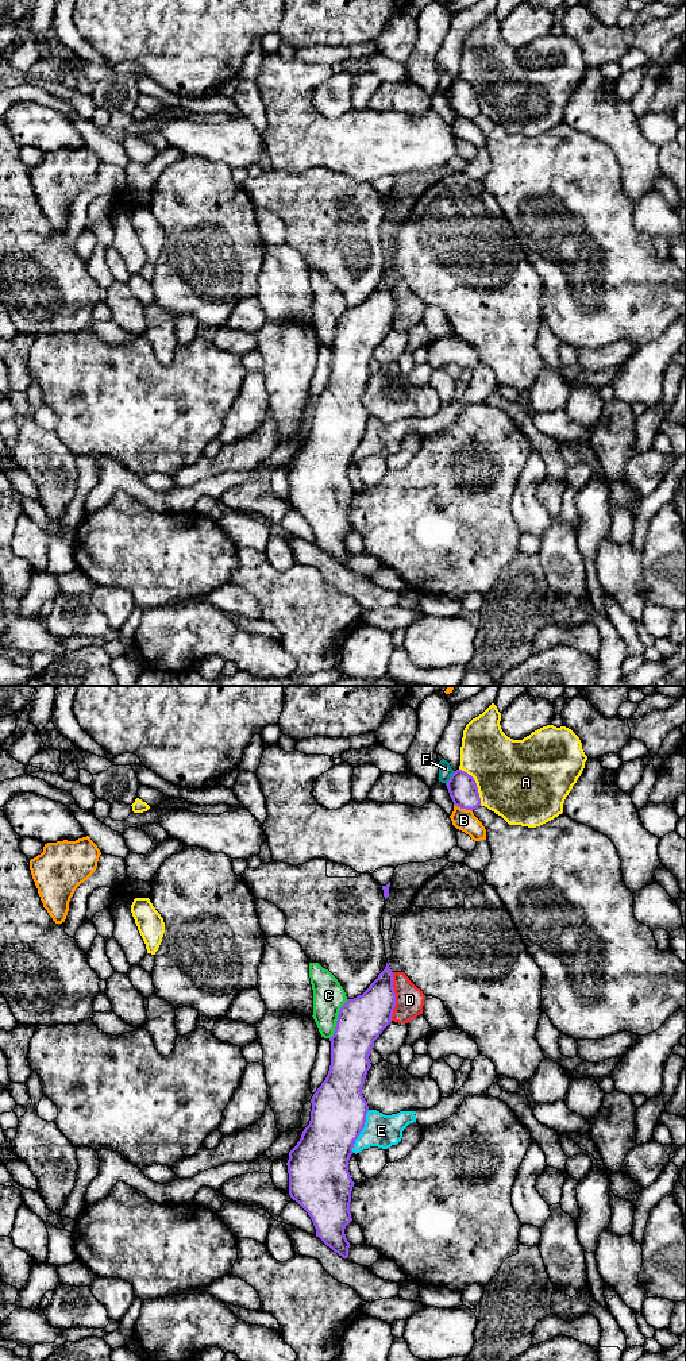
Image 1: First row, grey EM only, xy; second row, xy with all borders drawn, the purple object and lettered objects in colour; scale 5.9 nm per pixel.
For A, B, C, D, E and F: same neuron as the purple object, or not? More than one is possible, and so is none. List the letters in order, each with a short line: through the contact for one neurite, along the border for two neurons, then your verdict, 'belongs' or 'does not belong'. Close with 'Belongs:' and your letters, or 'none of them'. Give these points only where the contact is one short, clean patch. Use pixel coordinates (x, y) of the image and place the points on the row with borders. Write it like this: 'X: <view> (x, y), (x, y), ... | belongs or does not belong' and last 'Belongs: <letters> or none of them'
A: does not belong
B: does not belong
C: xy (347, 999), (339, 1010), (335, 1030), (330, 1038) | does not belong
D: xy (393, 972), (394, 1009), (390, 1020) | does not belong
E: xy (369, 1110), (365, 1126), (355, 1140), (353, 1152) | does not belong
F: xy (454, 771), (446, 783) | does not belong
Belongs: none of them

